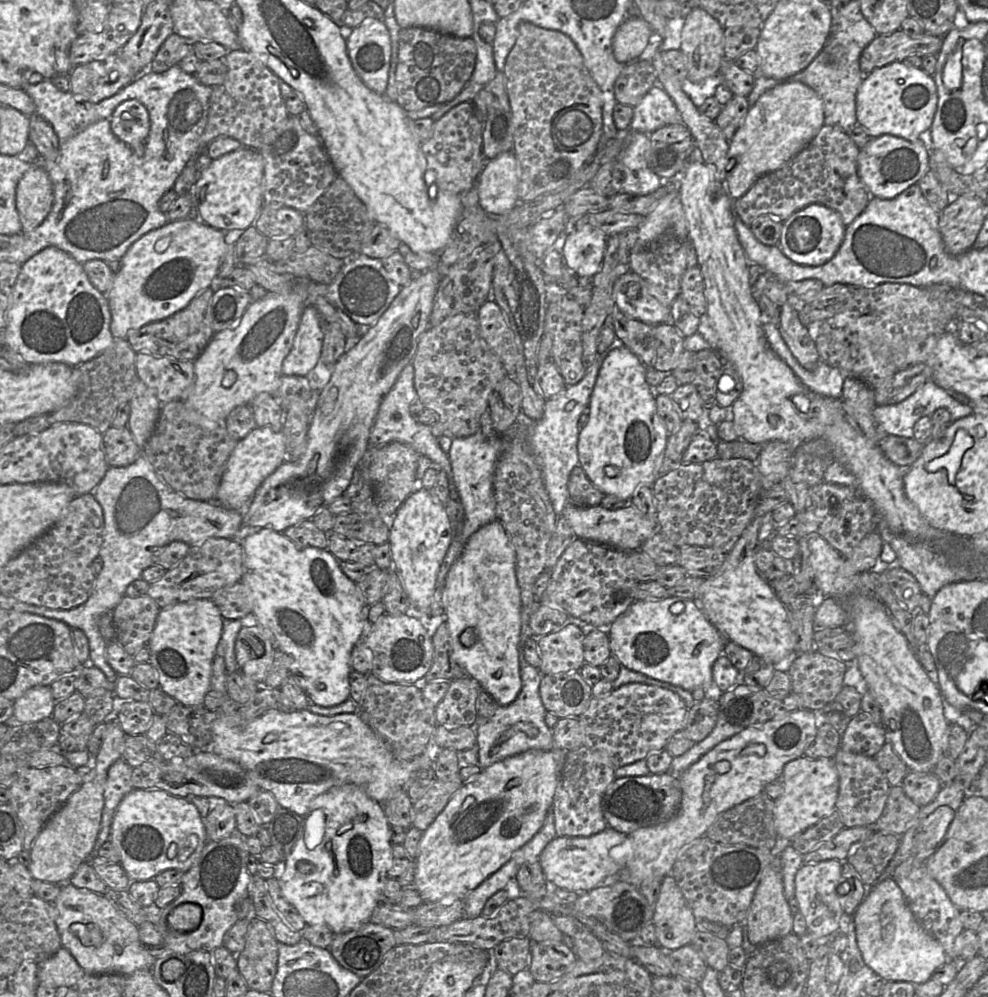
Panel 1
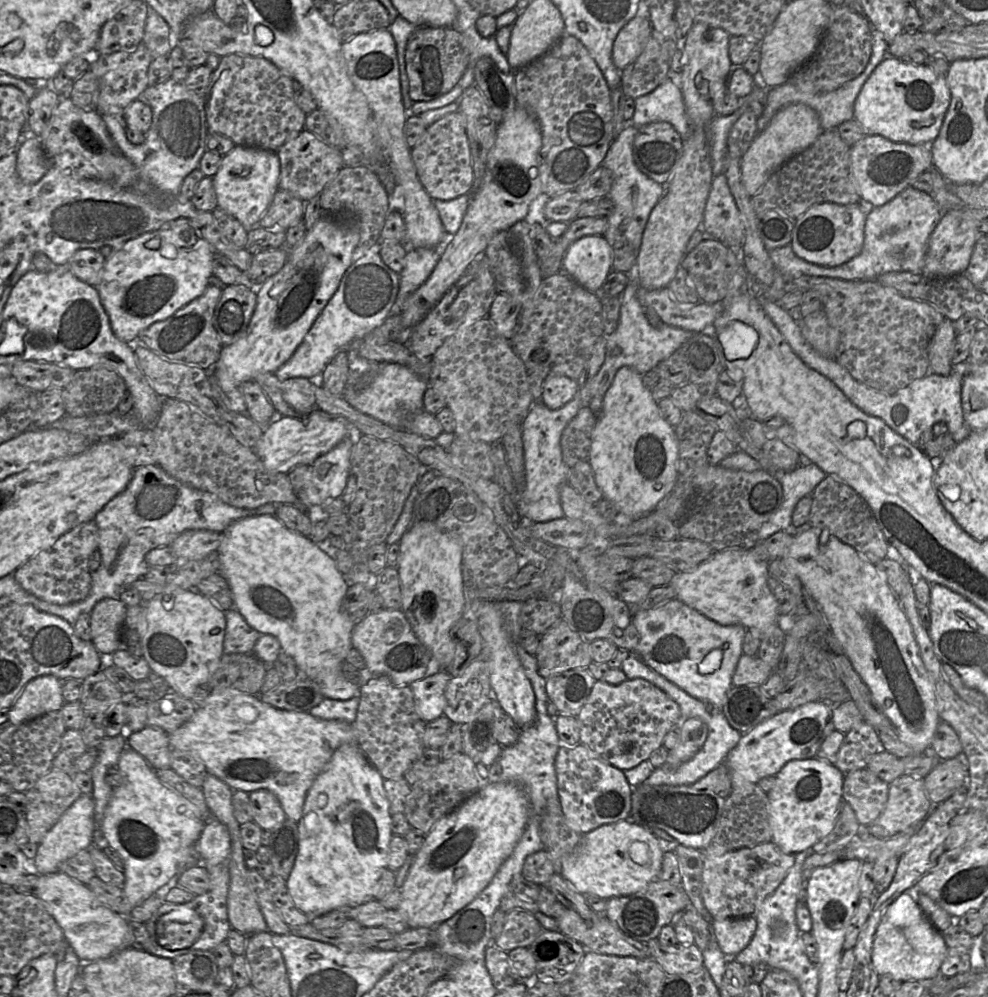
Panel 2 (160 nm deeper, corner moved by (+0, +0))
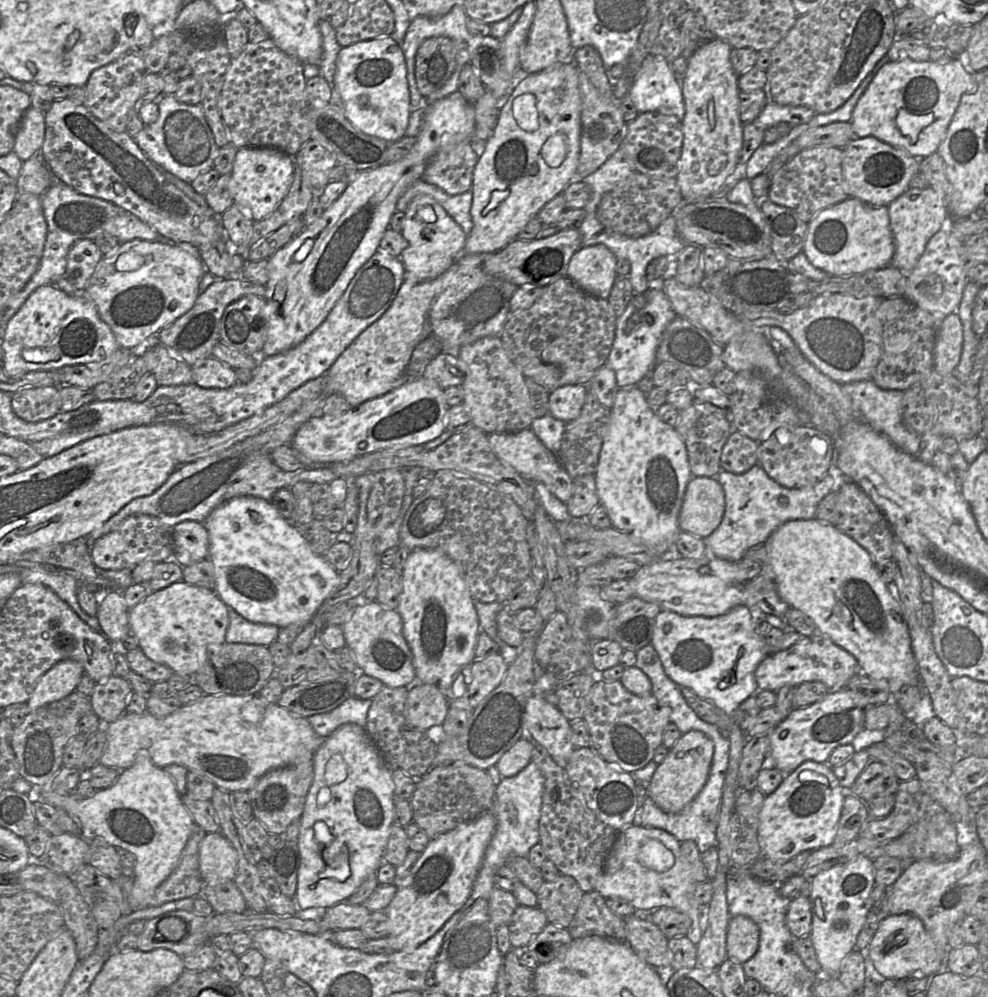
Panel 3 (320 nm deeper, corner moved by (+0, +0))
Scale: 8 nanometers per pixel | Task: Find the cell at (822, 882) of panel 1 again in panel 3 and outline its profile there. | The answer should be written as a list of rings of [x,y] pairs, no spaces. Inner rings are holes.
[[[858,855],[847,863],[821,871],[811,880],[812,940],[824,976],[838,976],[842,960],[854,949],[857,937],[872,909],[870,893],[875,885],[873,860]]]

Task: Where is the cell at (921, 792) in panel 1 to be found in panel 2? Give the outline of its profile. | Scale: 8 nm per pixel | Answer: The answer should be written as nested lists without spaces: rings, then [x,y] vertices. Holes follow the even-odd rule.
[[[965,754],[940,761],[924,778],[924,786],[931,803],[939,804],[951,797],[969,779]]]

